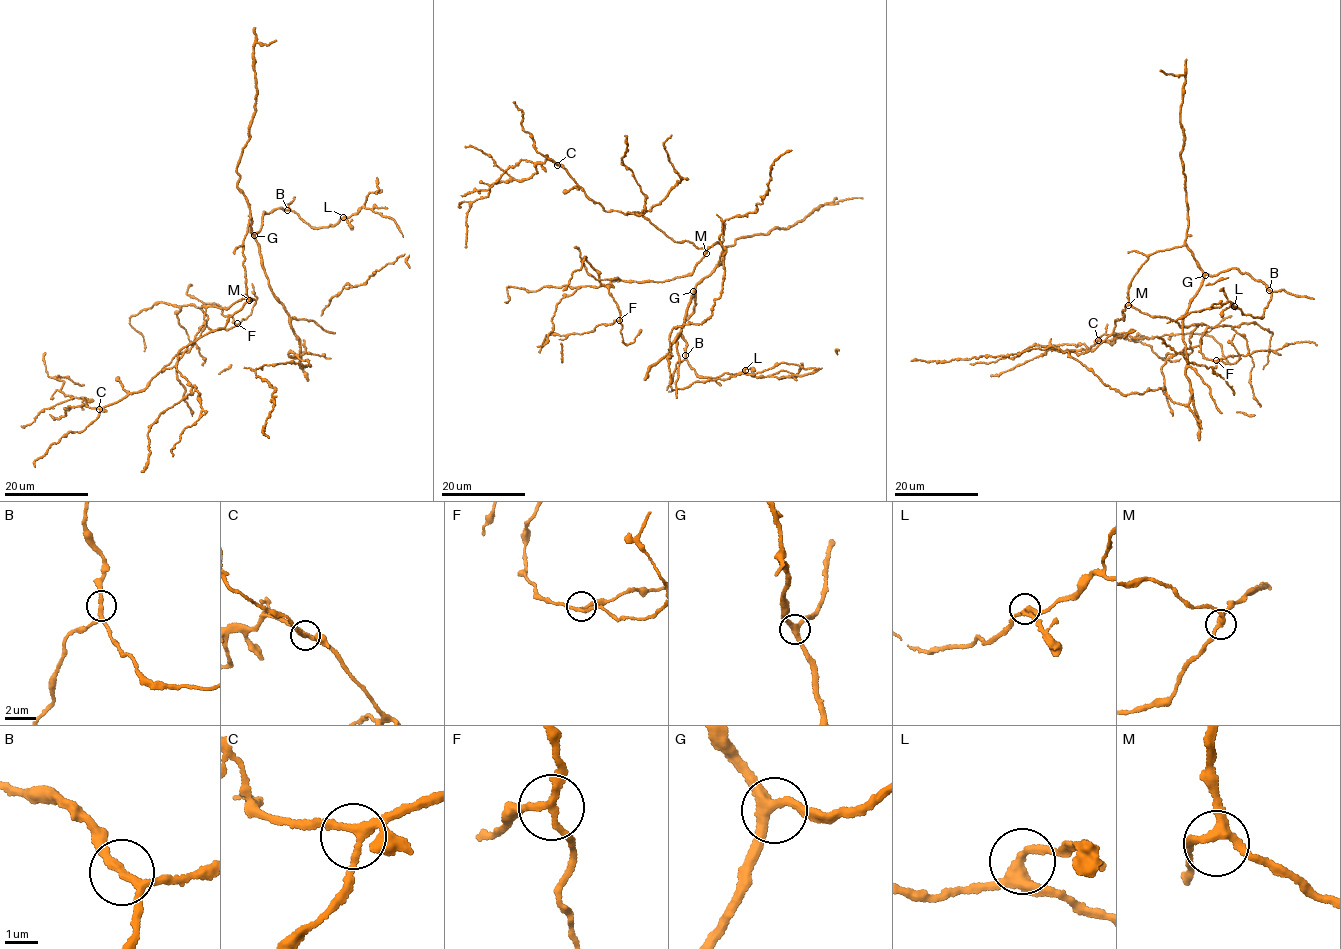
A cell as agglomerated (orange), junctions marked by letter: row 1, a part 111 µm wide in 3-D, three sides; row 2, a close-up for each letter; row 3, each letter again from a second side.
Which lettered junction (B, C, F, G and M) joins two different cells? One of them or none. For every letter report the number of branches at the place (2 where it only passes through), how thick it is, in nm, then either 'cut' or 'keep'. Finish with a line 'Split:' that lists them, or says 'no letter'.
B: branches 3; calibre 200 nm; keep
C: branches 4; calibre 220 nm; keep
F: branches 3; calibre 180 nm; keep
G: branches 3; calibre 320 nm; keep
M: branches 3; calibre 240 nm; keep
Split: no letter

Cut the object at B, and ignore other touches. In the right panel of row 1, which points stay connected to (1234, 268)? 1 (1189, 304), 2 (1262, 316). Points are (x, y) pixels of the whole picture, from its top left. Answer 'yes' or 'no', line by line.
1: yes
2: no

